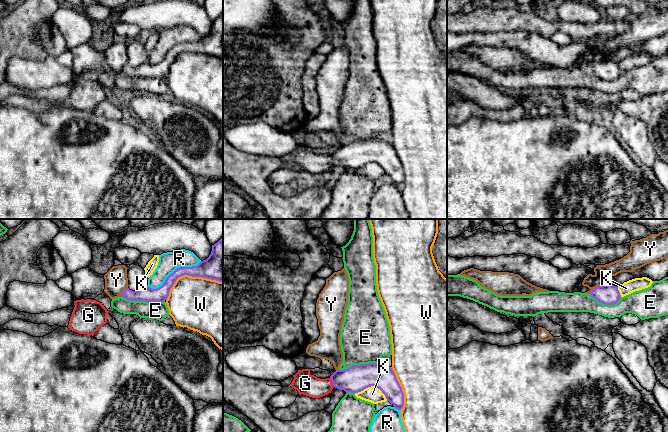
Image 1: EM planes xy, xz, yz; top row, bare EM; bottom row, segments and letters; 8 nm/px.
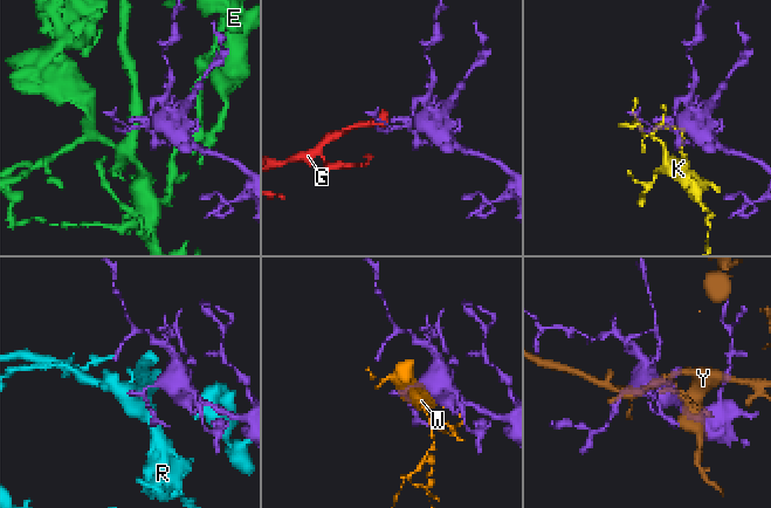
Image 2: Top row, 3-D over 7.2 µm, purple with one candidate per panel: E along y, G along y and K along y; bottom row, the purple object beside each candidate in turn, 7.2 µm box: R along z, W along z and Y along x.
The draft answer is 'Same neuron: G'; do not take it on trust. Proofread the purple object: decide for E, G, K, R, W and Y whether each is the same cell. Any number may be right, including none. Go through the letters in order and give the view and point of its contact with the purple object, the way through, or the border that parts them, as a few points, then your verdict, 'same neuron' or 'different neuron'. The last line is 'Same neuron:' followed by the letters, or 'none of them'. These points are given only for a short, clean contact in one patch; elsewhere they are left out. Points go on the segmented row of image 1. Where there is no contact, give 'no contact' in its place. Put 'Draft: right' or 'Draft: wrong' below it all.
E: contact xy (143, 300); different neuron
G: contact xz (332, 382); way xz (356, 378), (332, 382), (305, 383); same neuron
K: contact xz (373, 385); different neuron
R: contact xy (174, 271); different neuron
W: contact xy (189, 275); different neuron
Y: contact yz (596, 287); different neuron
Same neuron: G
Draft: right

